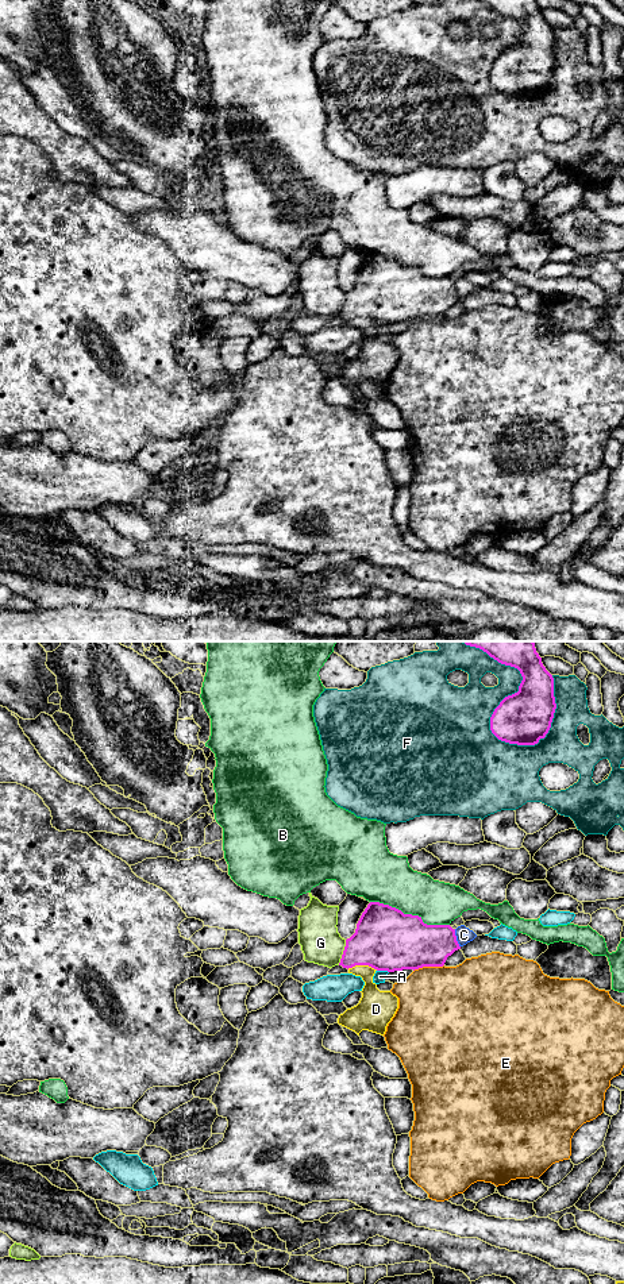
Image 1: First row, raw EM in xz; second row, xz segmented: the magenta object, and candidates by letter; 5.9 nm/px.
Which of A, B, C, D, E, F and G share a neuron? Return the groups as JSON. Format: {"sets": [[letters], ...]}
{"sets": [["A"], ["B"], ["C"], ["D"], ["E"], ["F"], ["G"]]}

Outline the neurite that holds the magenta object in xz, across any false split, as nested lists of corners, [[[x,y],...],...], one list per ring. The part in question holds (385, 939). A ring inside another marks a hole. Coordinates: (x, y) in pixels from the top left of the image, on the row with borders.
[[[370,902],[355,933],[346,940],[339,965],[369,965],[377,971],[443,967],[461,949],[450,925],[427,925],[421,917],[380,902]]]

